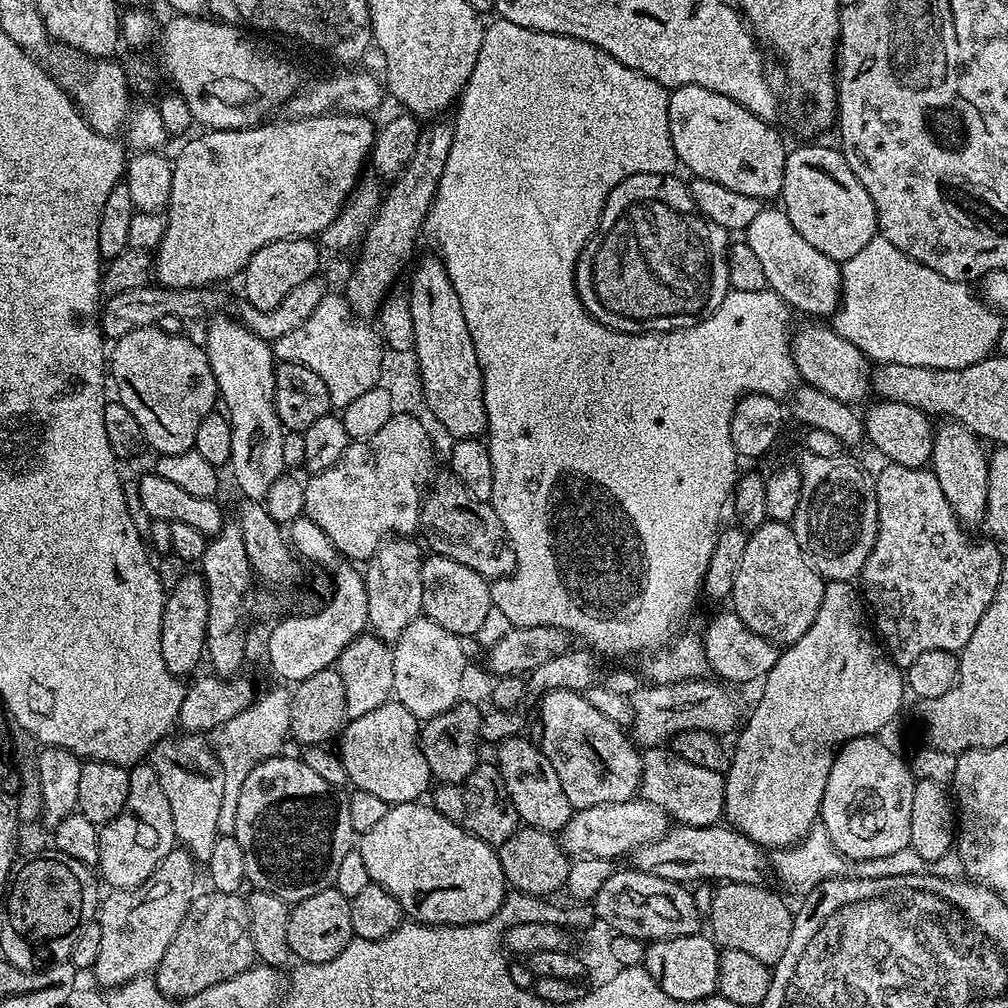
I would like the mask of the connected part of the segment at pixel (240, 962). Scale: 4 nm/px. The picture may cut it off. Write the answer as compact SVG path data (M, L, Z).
M218 892L197 895L192 901L178 934L166 946L162 962L154 969L158 990L169 998L193 996L226 978L234 978L253 967L256 955L254 942L250 942L248 902L243 895L234 892Z

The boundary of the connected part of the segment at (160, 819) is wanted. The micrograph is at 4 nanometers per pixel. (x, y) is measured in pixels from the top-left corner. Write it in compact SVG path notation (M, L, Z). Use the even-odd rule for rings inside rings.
M151 763L131 765L128 777L130 794L126 794L126 806L122 814L100 828L98 872L109 889L142 886L142 882L154 874L162 858L166 858L166 854L170 854L170 850L178 844L170 802L158 783L158 774L154 774Z

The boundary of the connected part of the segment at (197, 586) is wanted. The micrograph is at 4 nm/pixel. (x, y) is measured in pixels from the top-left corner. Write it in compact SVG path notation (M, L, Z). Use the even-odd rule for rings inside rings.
M188 570L185 576L176 580L176 585L171 585L170 591L164 598L162 610L162 660L165 669L173 677L183 677L183 672L195 673L196 667L206 656L208 643L208 619L210 618L210 602L208 601L208 587L203 575L199 571Z

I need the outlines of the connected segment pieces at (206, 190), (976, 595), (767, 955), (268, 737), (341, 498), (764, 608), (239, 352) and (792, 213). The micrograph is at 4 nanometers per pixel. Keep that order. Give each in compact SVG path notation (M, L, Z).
M328 112L324 116L298 116L283 118L277 124L261 122L255 127L238 129L218 129L201 131L201 136L185 139L180 153L174 156L173 185L166 207L166 234L159 248L154 252L154 276L166 288L202 288L219 285L219 280L228 280L231 276L239 277L250 262L250 258L262 246L279 240L293 238L312 238L323 234L349 203L350 197L361 183L360 171L366 168L366 161L372 155L372 143L376 141L377 125L371 124L367 115L358 112Z
M891 462L883 465L885 468L880 473L875 473L874 483L876 486L876 501L878 502L878 534L874 546L870 550L870 558L866 558L864 568L858 577L859 587L862 589L862 599L870 613L871 623L882 641L889 657L901 670L906 670L914 662L914 658L919 658L926 654L926 650L946 650L959 654L961 650L970 642L970 634L978 630L978 622L982 622L982 614L986 614L986 606L994 602L996 587L1002 574L1002 566L1006 562L1006 556L1003 556L1001 549L997 547L991 539L968 540L965 525L954 514L950 502L946 502L946 494L942 494L942 486L938 486L938 478L927 467L907 468L898 466Z
M724 882L715 889L710 935L721 949L742 950L758 962L775 966L790 946L793 919L793 909L788 909L787 902L768 886Z
M287 687L272 688L269 692L261 691L250 707L242 714L234 714L230 722L220 729L220 736L214 740L214 751L220 759L226 782L222 789L222 811L218 814L218 830L222 836L233 835L238 818L238 797L242 795L242 782L246 782L250 770L272 756L279 756L285 751L284 743L290 740L290 702L292 693Z
M393 414L376 434L365 440L353 439L334 466L307 477L304 515L325 531L343 559L367 562L389 539L390 533L408 538L413 535L412 531L420 528L420 502L426 491L426 483L433 475L431 462L432 440L423 422L416 416Z
M767 519L746 542L746 555L742 557L738 579L734 582L730 608L754 634L777 646L787 646L798 642L798 638L810 630L818 606L822 606L825 583L824 577L805 556L802 546L798 546L791 523Z
M216 314L211 317L212 325L208 328L206 351L208 353L208 361L210 362L210 370L216 379L216 391L218 393L219 403L222 405L223 411L226 413L230 426L232 427L230 430L230 458L228 459L228 464L230 465L230 469L232 468L232 480L236 483L237 490L241 492L239 495L245 500L263 501L265 494L270 490L270 486L274 486L274 482L278 482L278 478L285 475L286 472L284 463L282 462L282 438L286 429L278 418L278 410L274 402L274 378L276 377L277 361L274 359L273 345L269 341L258 338L258 334L251 332L245 324L241 324L239 320L233 318L231 315L228 315L229 317L224 315Z
M804 144L791 149L786 158L780 196L794 230L798 230L814 250L822 250L831 260L843 262L854 258L866 242L878 235L874 202L870 194L866 194L866 186L862 186L854 170L850 170L839 147Z

